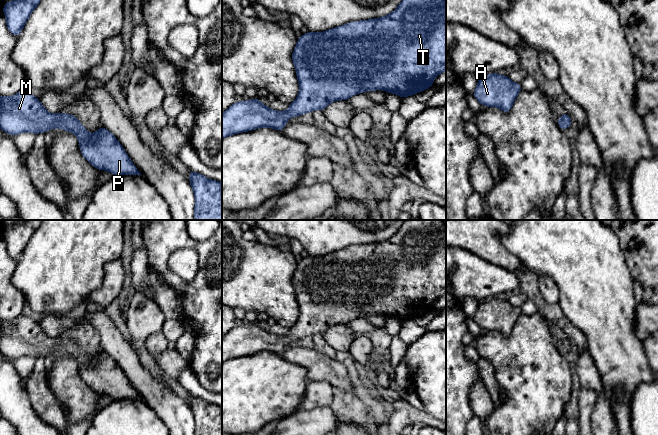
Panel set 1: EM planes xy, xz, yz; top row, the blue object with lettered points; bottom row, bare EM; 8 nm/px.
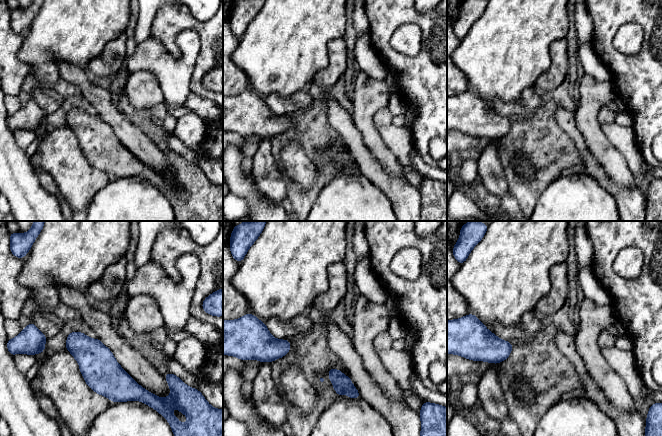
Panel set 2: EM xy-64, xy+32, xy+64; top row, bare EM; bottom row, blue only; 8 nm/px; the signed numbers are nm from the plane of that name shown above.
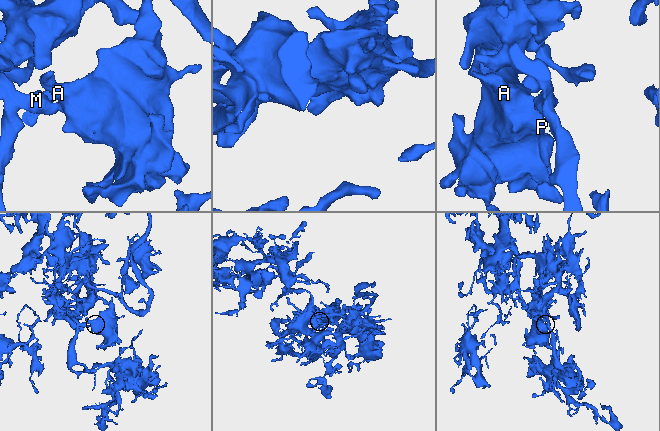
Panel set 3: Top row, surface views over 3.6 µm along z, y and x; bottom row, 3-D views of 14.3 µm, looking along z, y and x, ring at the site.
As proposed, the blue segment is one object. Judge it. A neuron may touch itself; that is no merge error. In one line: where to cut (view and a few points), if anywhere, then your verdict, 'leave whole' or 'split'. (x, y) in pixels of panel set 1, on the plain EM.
no cut; leave whole

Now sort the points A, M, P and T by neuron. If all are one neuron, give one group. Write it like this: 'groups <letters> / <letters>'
groups A M P T

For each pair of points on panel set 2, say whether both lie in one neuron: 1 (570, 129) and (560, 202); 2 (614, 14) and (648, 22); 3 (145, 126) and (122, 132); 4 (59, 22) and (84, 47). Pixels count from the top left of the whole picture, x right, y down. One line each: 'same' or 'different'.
1: different
2: same
3: different
4: same

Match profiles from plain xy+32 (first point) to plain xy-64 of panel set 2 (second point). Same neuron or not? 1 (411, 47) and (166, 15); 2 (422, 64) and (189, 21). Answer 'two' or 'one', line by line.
1: two
2: one

